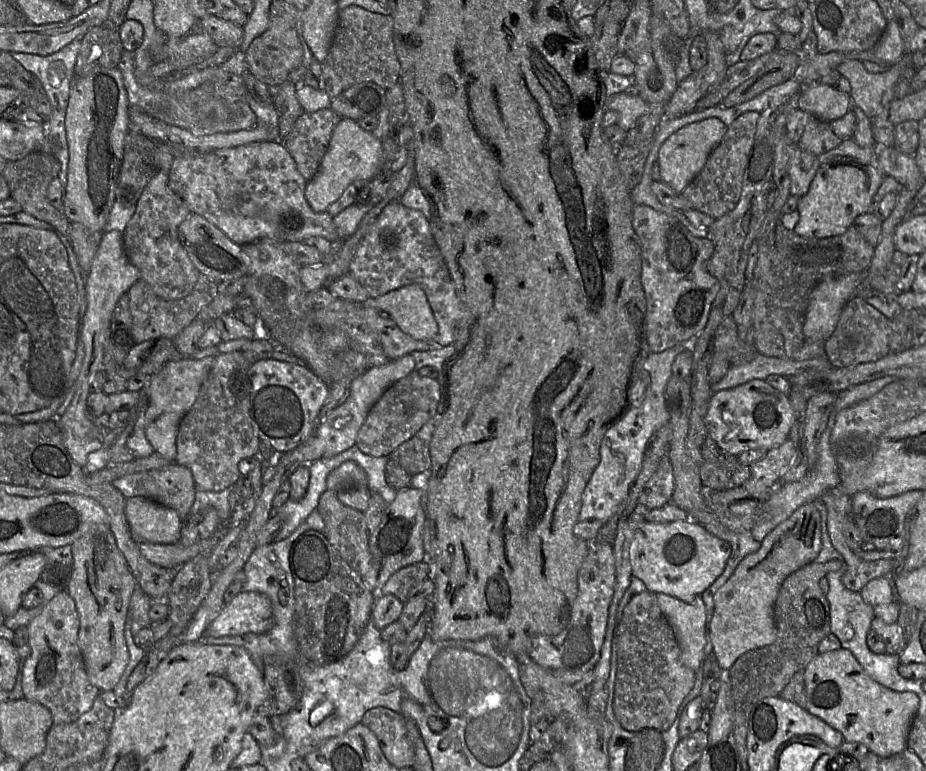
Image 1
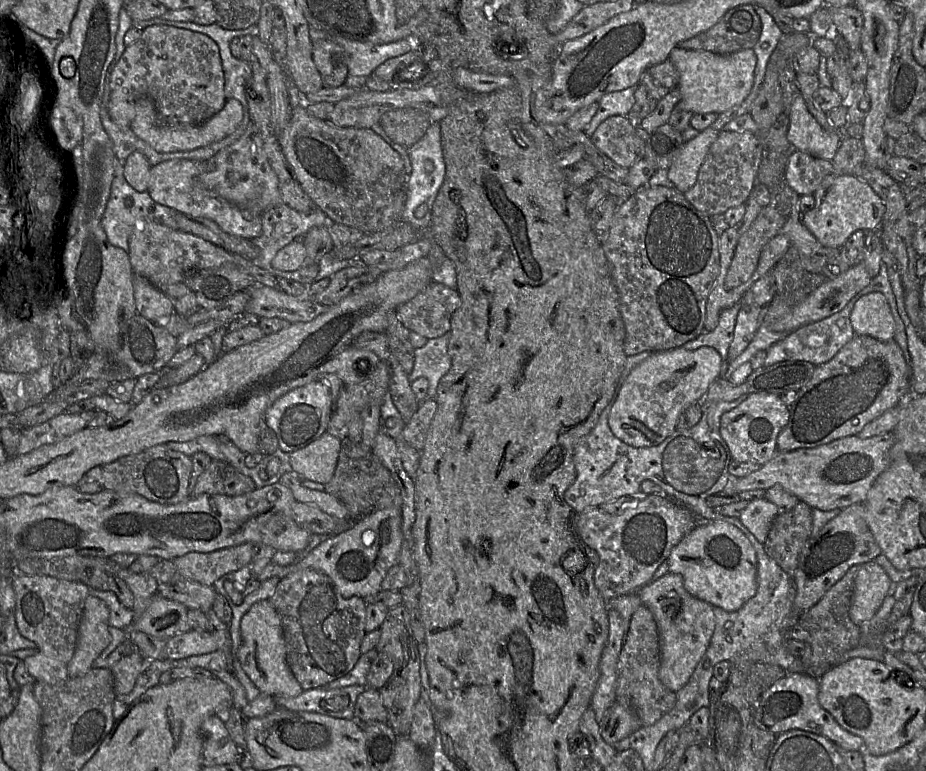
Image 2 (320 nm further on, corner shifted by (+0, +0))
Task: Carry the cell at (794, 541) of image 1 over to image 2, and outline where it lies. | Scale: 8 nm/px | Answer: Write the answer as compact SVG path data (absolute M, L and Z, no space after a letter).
M893 432L870 438L853 435L815 448L777 452L759 470L742 478L732 478L723 492L738 494L747 490L778 487L793 494L812 509L842 510L865 501L874 481L889 464L889 452L894 442Z

